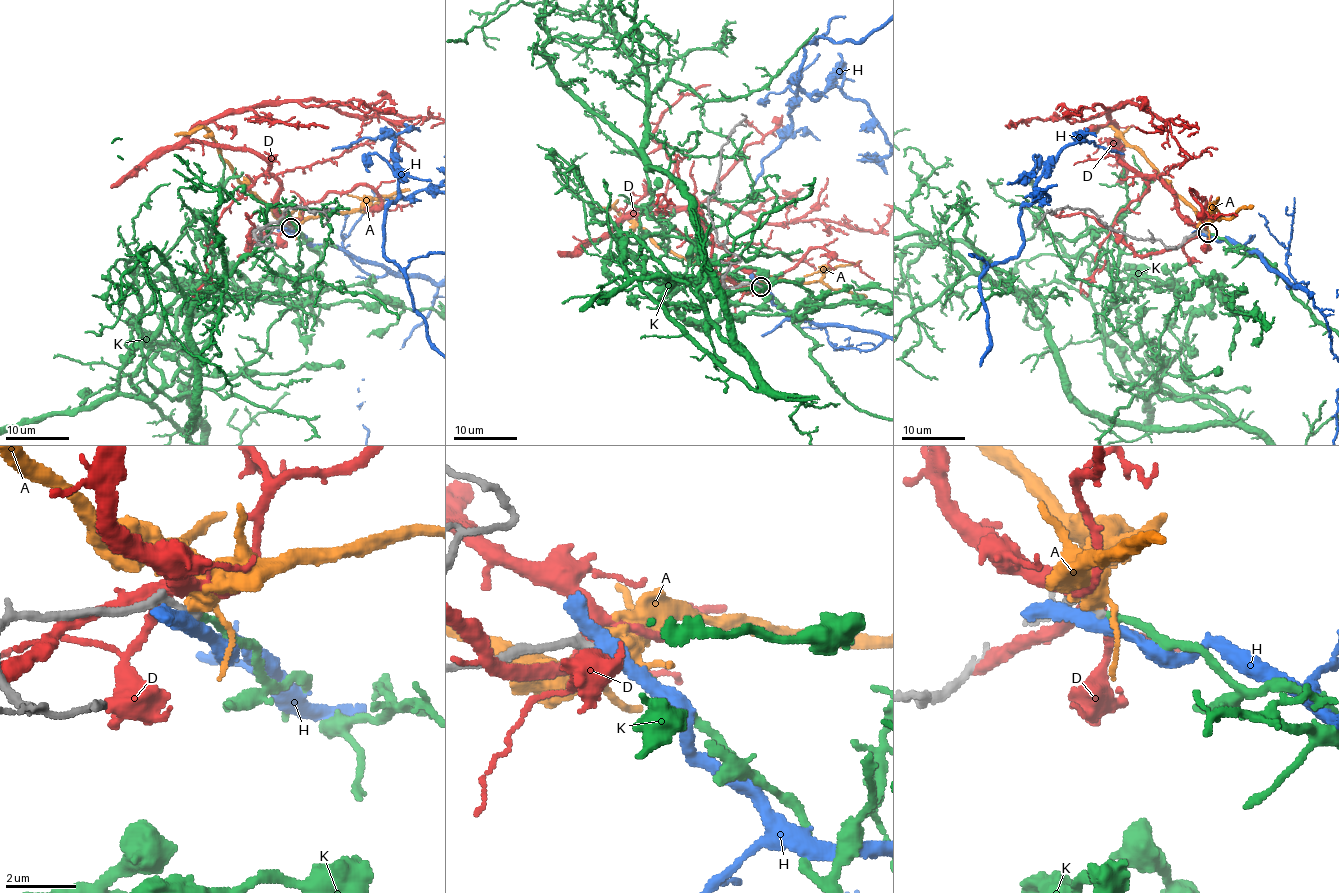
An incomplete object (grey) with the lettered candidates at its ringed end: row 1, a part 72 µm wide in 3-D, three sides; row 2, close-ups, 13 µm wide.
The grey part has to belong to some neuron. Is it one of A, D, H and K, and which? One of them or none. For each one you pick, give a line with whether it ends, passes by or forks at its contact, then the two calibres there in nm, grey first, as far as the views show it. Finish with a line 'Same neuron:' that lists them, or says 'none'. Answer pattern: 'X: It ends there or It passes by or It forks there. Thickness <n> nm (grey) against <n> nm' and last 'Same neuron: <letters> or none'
K: It ends there. Thickness 240 nm (grey) against 200 nm
Same neuron: K

